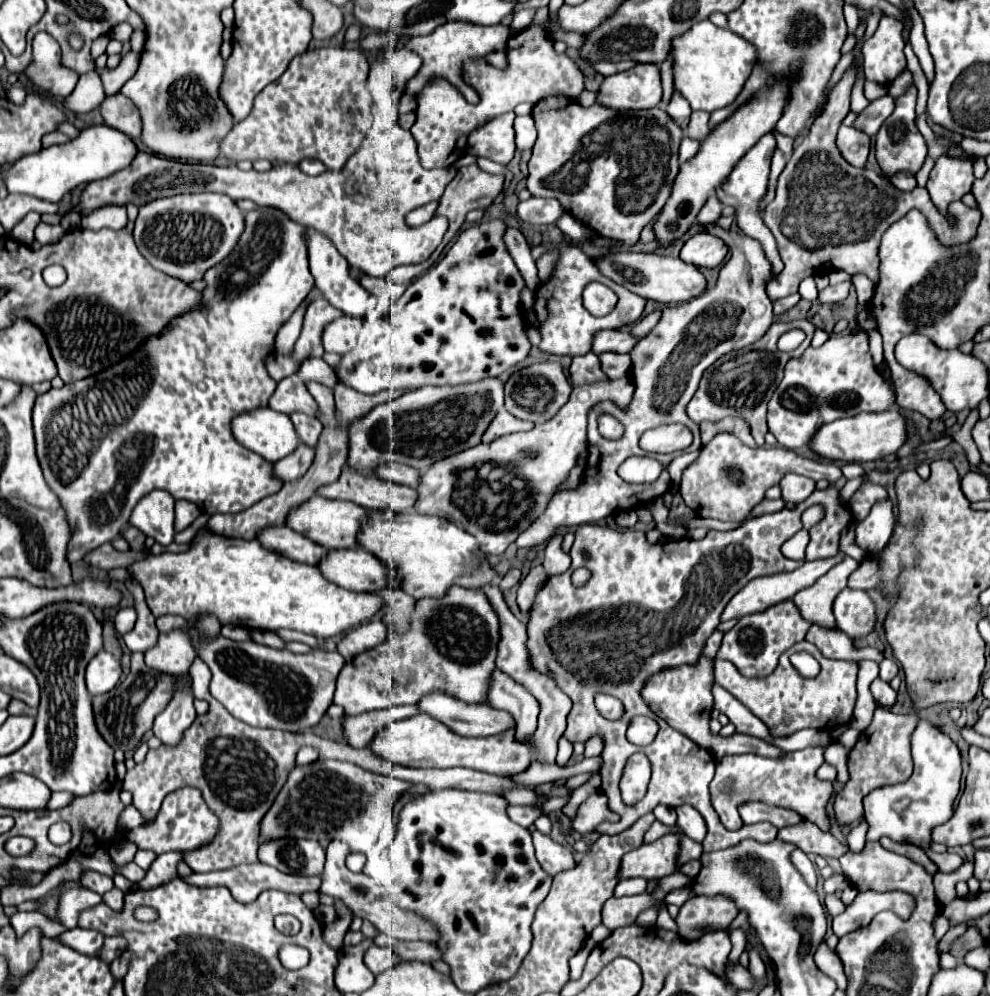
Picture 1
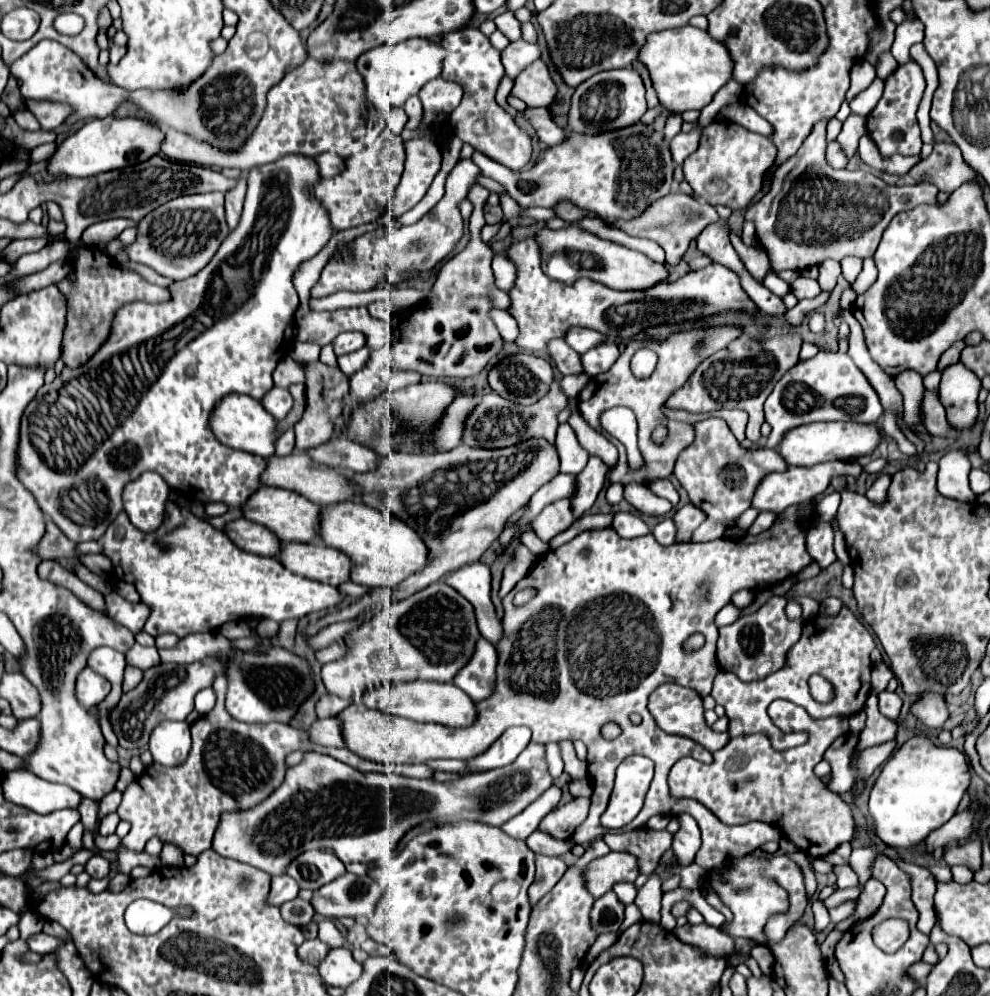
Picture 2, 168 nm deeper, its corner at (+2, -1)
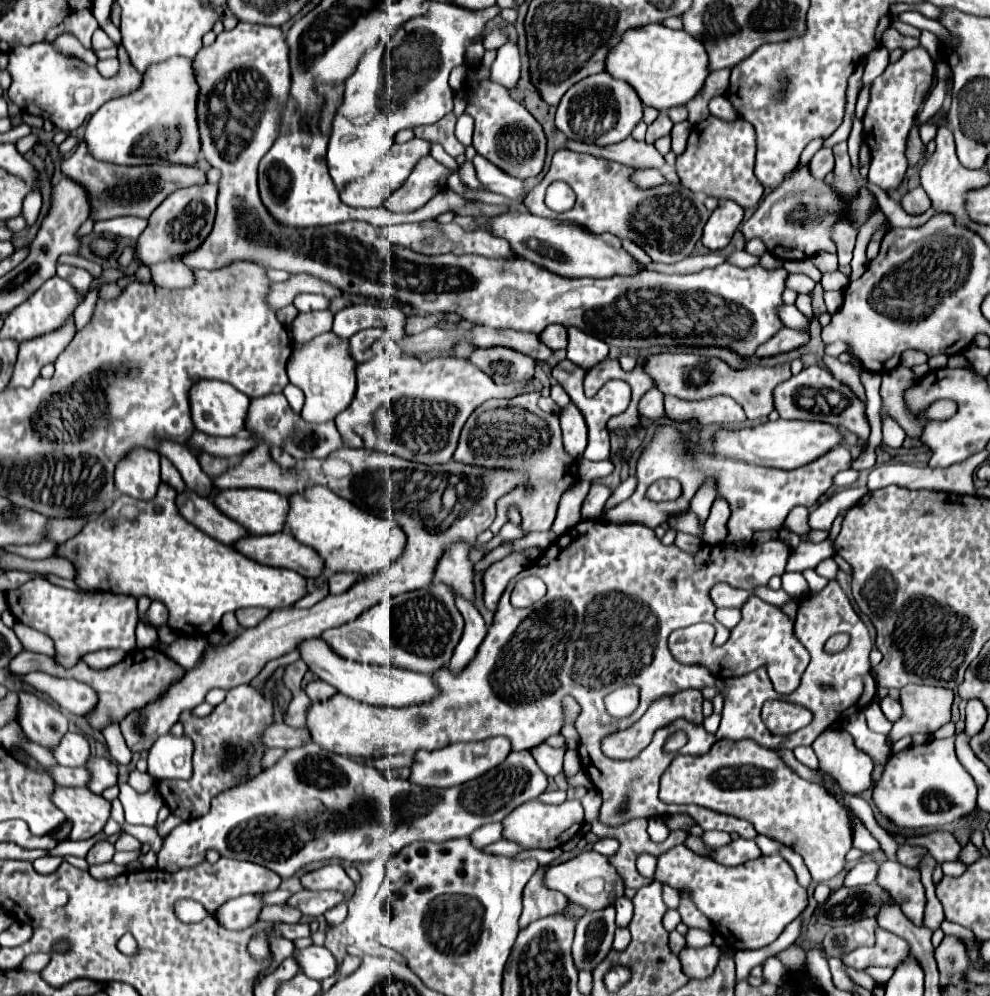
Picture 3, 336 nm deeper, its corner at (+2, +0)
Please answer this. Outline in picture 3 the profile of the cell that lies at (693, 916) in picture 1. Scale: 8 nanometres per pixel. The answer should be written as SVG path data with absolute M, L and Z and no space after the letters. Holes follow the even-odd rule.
M687 946L679 954L683 974L689 980L705 980L713 974L713 968L715 968L719 956L721 956L721 950L717 946L707 946L707 948L699 948L699 950Z

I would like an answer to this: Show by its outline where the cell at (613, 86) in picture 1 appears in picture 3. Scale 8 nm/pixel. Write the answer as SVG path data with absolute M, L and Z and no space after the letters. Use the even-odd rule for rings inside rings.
M601 72L595 76L589 76L575 86L571 86L569 92L561 98L555 114L555 126L569 138L569 140L581 140L597 146L609 146L625 140L631 136L633 128L643 116L643 104L637 98L637 92L627 82L609 78L609 74Z

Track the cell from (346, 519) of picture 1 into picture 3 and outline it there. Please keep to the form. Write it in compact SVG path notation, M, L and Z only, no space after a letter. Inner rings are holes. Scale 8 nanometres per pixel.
M259 488L221 490L213 502L249 534L273 534L285 530L287 500L277 492Z

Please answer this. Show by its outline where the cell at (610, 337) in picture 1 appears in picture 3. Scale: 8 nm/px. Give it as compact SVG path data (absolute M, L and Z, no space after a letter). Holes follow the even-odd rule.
M549 324L549 326L539 334L539 338L541 338L541 342L543 342L547 348L551 348L551 350L561 350L561 348L565 348L565 342L567 342L567 338L565 338L565 328L563 328L563 326L557 326L557 324Z

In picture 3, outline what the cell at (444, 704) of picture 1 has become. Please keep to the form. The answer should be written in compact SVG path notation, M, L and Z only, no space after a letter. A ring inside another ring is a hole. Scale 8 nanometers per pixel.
M323 638L303 640L297 646L297 650L301 660L309 666L309 670L317 674L321 680L335 686L337 692L373 706L413 706L417 702L429 702L437 696L437 686L433 686L433 680L427 674L409 672L397 666L377 666L345 660L339 654L335 654L335 650L331 650L331 646L327 646Z

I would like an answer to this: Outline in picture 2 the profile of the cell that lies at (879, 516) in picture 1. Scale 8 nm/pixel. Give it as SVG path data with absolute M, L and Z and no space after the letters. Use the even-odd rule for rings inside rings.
M881 475L869 489L867 489L867 499L875 505L883 505L885 499L887 499L887 489L889 489L889 483L891 483L891 477L889 475Z

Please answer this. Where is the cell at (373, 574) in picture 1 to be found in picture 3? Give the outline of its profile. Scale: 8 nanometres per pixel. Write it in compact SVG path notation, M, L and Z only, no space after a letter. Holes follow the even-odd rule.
M275 532L265 536L245 536L241 542L233 544L243 556L277 568L297 570L305 578L317 578L323 570L321 556L317 556L309 546L297 542L287 532Z

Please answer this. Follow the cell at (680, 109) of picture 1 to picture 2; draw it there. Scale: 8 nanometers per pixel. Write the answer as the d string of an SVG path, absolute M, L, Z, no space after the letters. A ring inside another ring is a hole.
M669 113L667 117L667 123L665 123L665 139L673 139L679 131L681 131L681 125L683 125L683 119L681 119L681 113Z

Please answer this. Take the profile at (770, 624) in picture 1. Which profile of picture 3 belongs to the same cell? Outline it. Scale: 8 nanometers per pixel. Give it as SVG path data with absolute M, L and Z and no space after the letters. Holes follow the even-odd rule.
M751 596L741 606L739 624L731 630L731 636L723 646L713 648L711 658L701 658L701 648L681 648L681 650L679 650L679 656L681 656L679 662L703 664L705 668L709 668L709 672L715 678L721 678L721 680L743 676L751 670L757 670L761 664L763 666L767 664L771 684L779 694L791 694L799 686L801 674L803 674L805 666L809 664L807 650L801 646L801 642L793 634L793 622L777 606L761 602L757 596Z

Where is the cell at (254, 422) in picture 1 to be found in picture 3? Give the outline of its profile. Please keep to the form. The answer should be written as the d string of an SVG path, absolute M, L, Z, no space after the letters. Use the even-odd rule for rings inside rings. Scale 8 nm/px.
M201 380L191 386L189 390L189 406L191 406L191 418L197 430L211 434L211 436L237 436L237 432L245 426L245 414L249 408L249 398L229 386L227 382L219 380Z

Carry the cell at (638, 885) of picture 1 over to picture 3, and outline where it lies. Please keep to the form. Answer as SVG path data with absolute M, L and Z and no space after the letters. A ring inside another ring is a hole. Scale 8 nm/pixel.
M621 896L617 902L615 902L615 910L617 910L617 926L619 928L627 928L631 918L633 918L633 902L625 896Z

